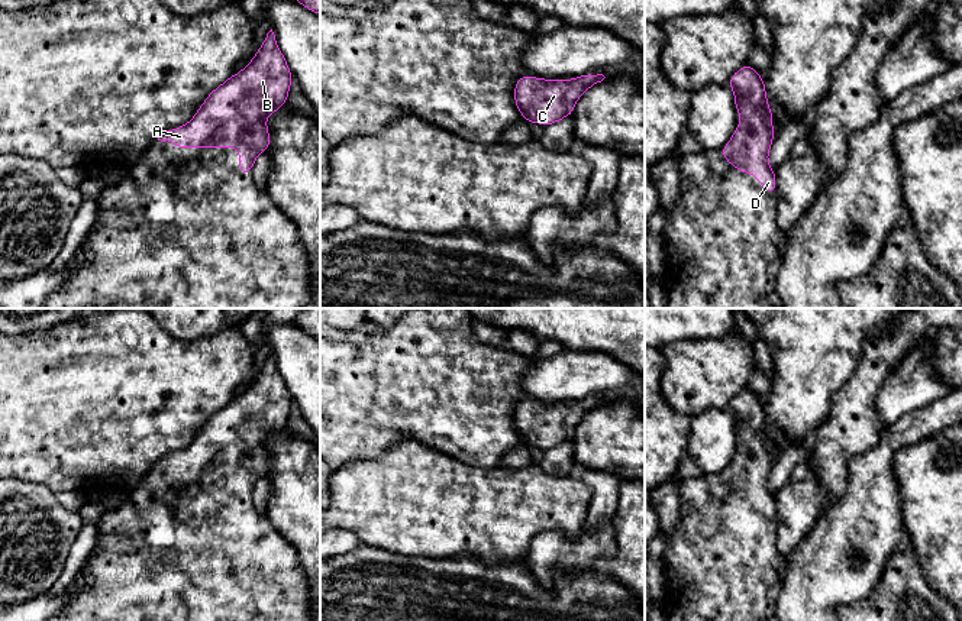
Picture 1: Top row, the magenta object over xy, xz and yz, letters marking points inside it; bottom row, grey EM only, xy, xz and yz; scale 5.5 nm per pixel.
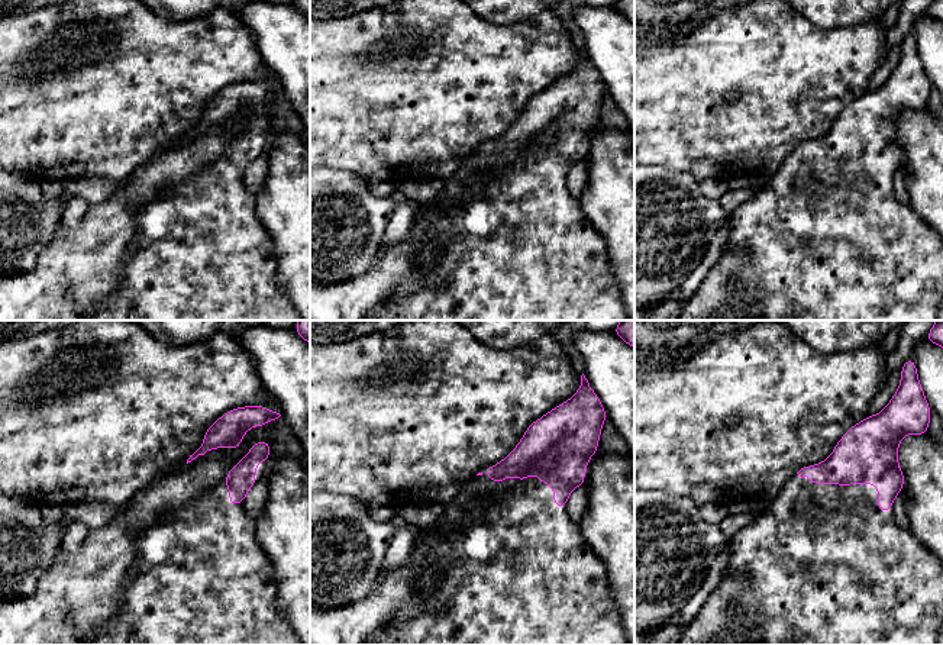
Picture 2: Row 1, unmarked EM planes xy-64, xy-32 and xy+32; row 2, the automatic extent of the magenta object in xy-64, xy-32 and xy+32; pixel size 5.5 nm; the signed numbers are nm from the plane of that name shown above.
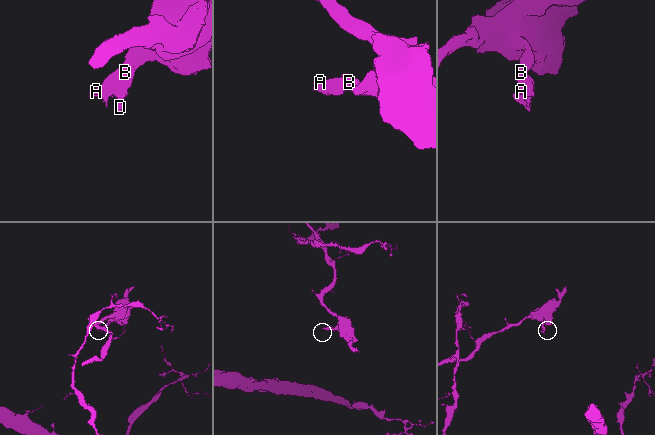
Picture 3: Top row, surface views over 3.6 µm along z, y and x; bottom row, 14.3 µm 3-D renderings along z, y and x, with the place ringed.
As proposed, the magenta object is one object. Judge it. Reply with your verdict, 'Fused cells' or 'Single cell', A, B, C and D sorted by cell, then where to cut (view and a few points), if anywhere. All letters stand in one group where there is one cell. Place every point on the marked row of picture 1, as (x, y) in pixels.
Single cell. Groups: A B C D. No split

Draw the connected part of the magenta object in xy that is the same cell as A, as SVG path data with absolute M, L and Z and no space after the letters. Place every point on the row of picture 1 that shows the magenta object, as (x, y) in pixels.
M271 29L256 55L240 72L214 88L187 124L164 132L158 140L170 139L174 148L238 148L239 174L252 174L256 156L269 149L267 117L287 104L291 81L288 64Z

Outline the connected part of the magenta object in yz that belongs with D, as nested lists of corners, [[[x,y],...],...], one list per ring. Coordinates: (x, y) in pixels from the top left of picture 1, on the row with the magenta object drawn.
[[[749,64],[736,71],[729,87],[735,93],[735,107],[740,123],[726,146],[719,149],[724,159],[740,172],[755,175],[762,188],[775,195],[775,171],[768,164],[774,142],[774,111],[768,106],[765,81]]]

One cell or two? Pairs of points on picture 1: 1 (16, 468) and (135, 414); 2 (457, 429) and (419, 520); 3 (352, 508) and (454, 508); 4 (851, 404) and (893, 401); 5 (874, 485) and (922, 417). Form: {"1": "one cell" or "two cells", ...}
{"1": "one cell", "2": "two cells", "3": "one cell", "4": "two cells", "5": "one cell"}

